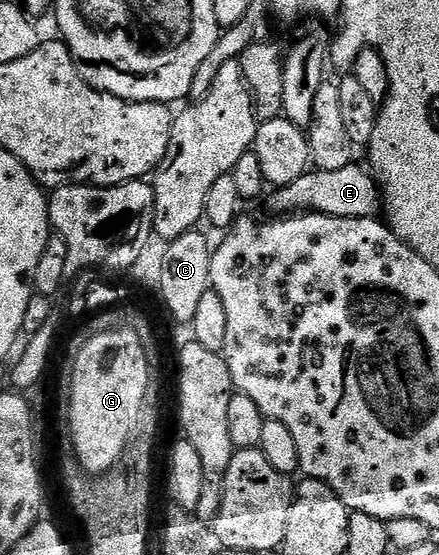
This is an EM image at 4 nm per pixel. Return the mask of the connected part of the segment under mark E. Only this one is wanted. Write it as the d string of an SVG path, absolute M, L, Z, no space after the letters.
M353 164L346 168L334 168L334 172L326 172L315 168L309 169L308 173L298 176L298 180L294 180L294 184L273 189L267 195L266 203L268 202L269 208L273 210L271 213L276 216L291 216L297 212L307 212L309 214L338 216L339 218L377 217L382 206L380 191L377 187L376 179L363 165L360 166L359 164Z

